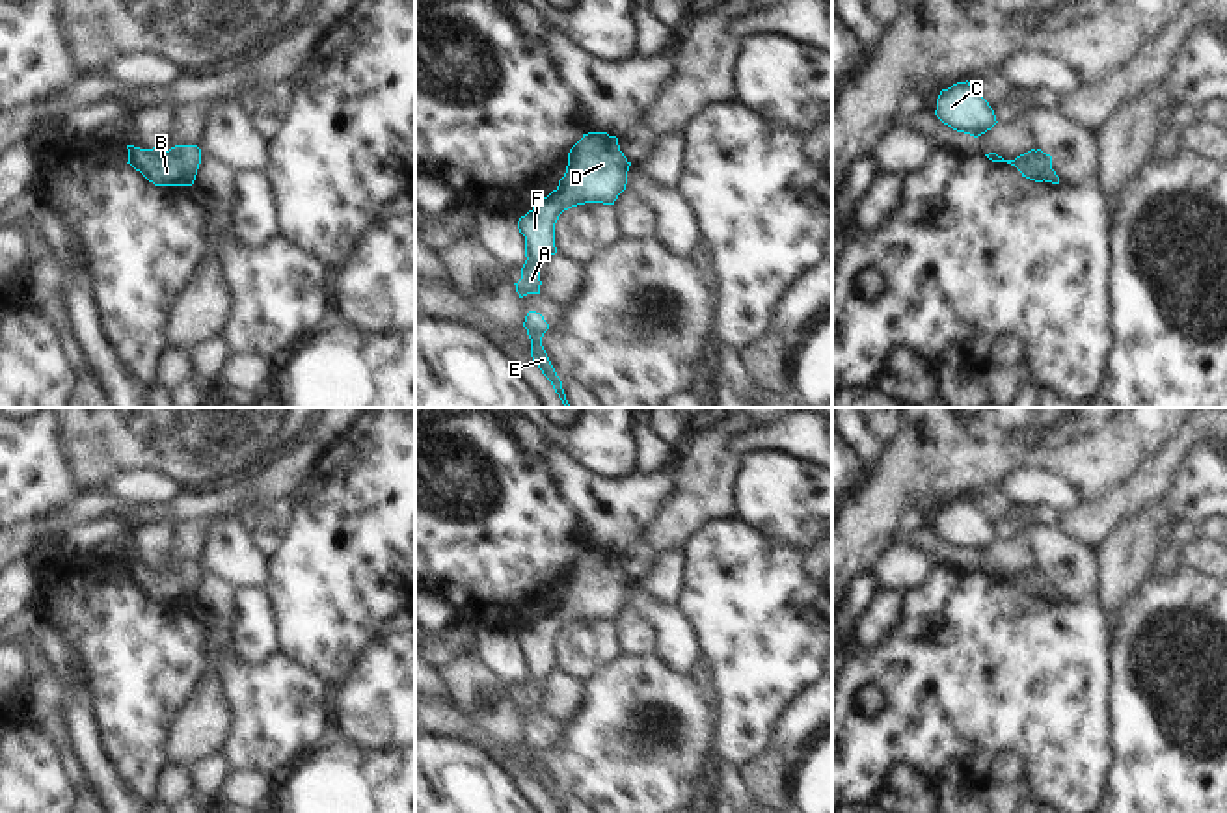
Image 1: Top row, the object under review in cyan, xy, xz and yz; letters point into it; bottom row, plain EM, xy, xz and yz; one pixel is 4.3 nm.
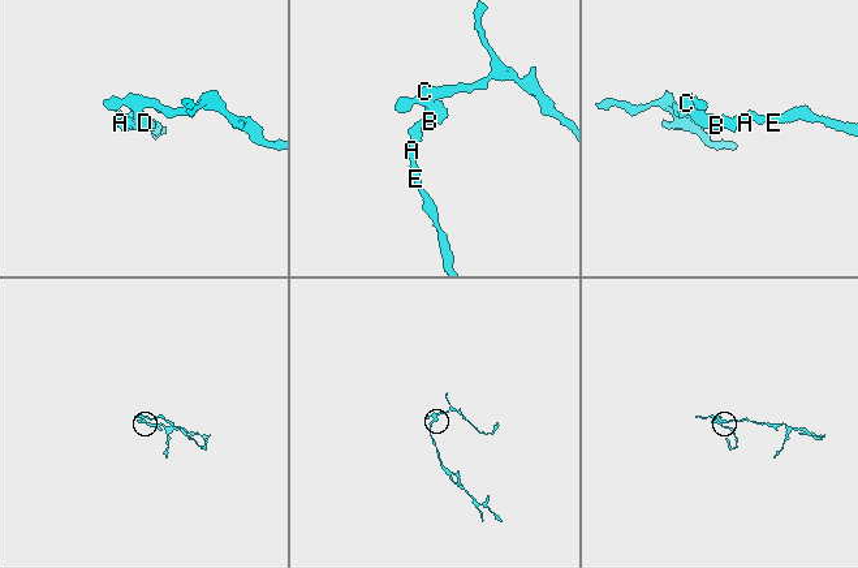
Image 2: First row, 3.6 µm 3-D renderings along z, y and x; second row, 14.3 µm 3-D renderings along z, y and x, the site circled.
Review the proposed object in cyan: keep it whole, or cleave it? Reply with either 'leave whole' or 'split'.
leave whole

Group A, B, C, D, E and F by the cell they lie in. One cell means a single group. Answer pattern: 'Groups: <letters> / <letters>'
Groups: A B C D E F

